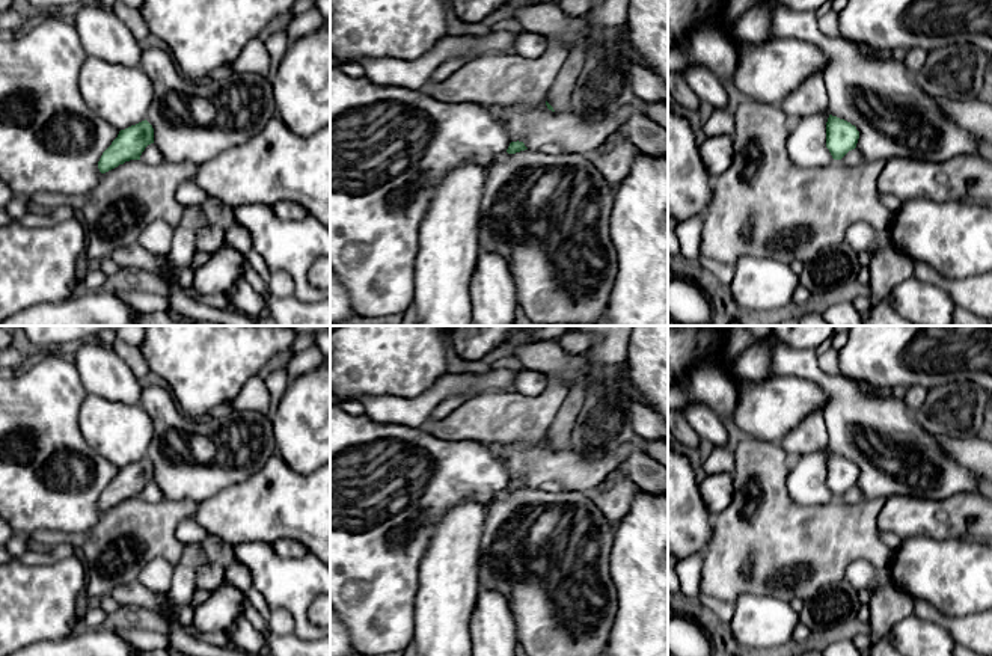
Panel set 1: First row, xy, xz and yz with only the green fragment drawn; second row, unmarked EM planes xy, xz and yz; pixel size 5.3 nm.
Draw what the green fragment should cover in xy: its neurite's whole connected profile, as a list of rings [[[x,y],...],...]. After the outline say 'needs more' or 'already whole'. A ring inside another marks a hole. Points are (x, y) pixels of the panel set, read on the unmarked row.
[[[145,457],[136,463],[121,467],[112,483],[103,490],[98,507],[106,511],[130,498],[140,498],[148,483],[154,481],[154,466]]]; already whole

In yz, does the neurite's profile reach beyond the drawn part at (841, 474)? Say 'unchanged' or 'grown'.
unchanged

